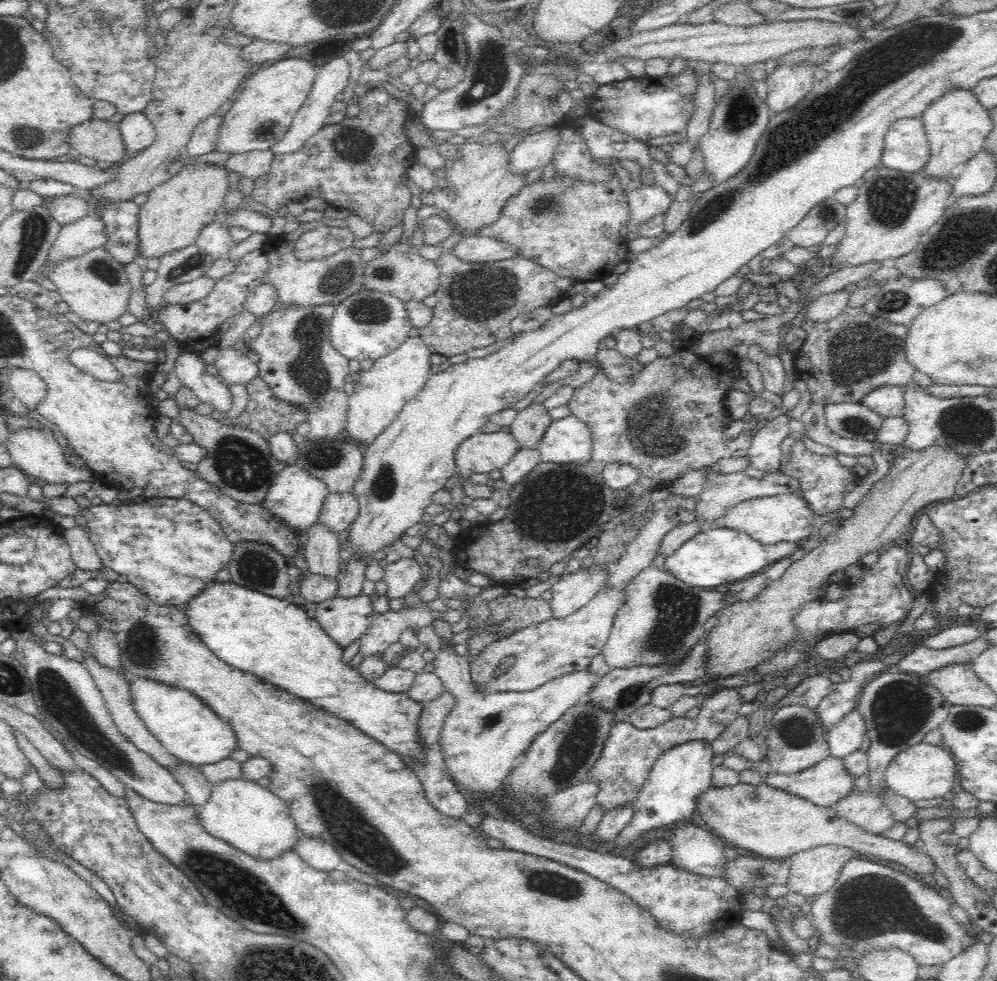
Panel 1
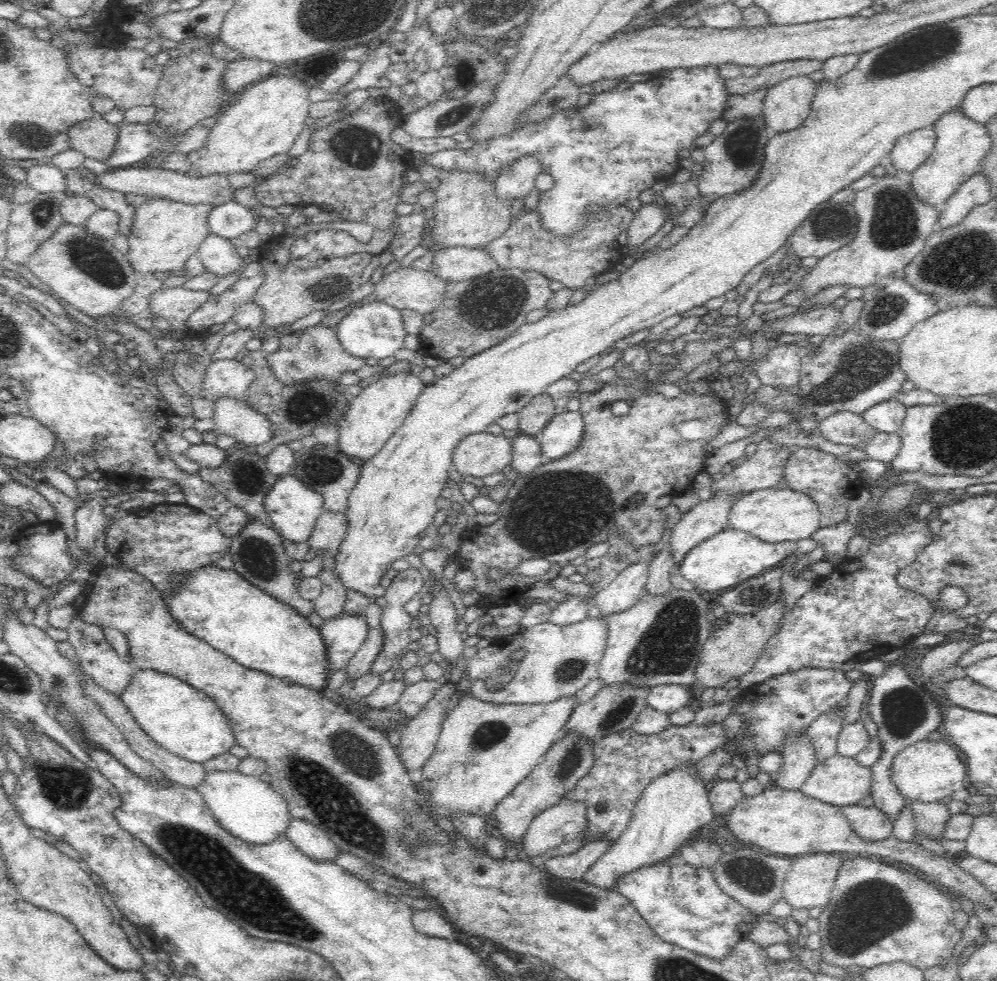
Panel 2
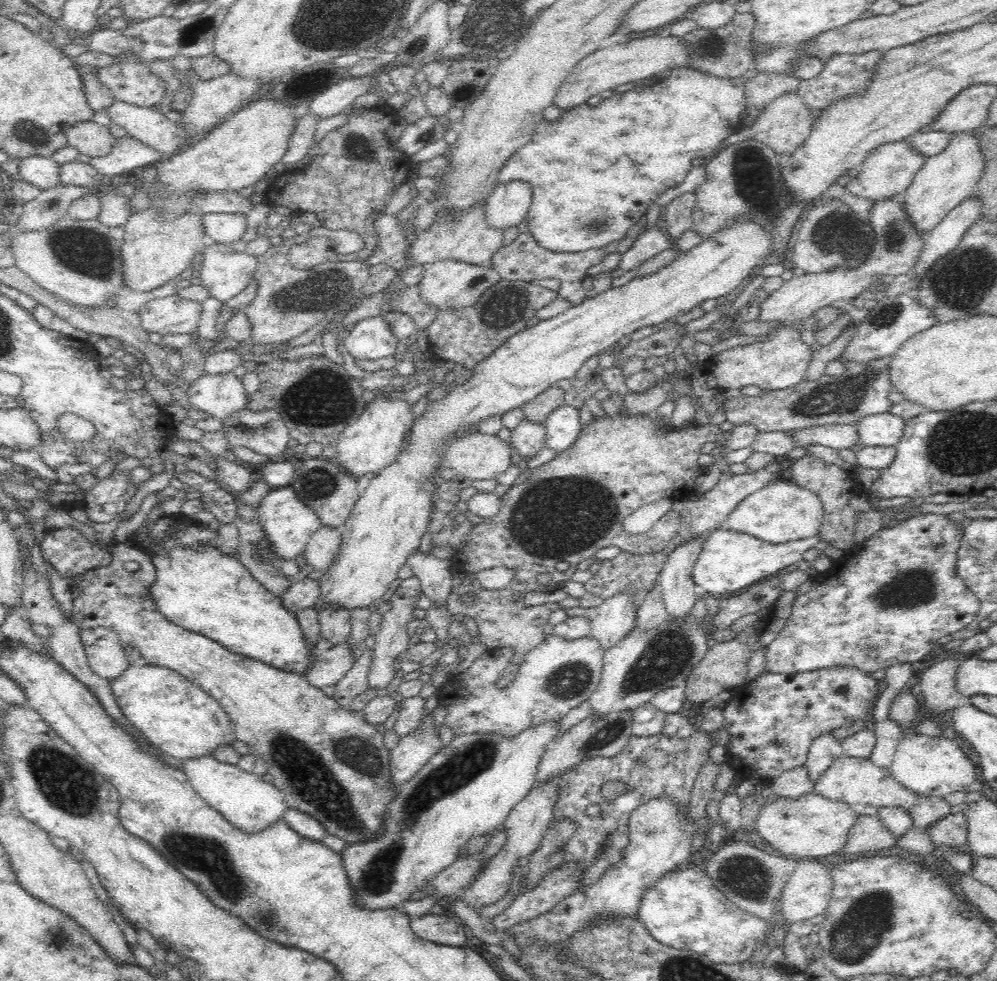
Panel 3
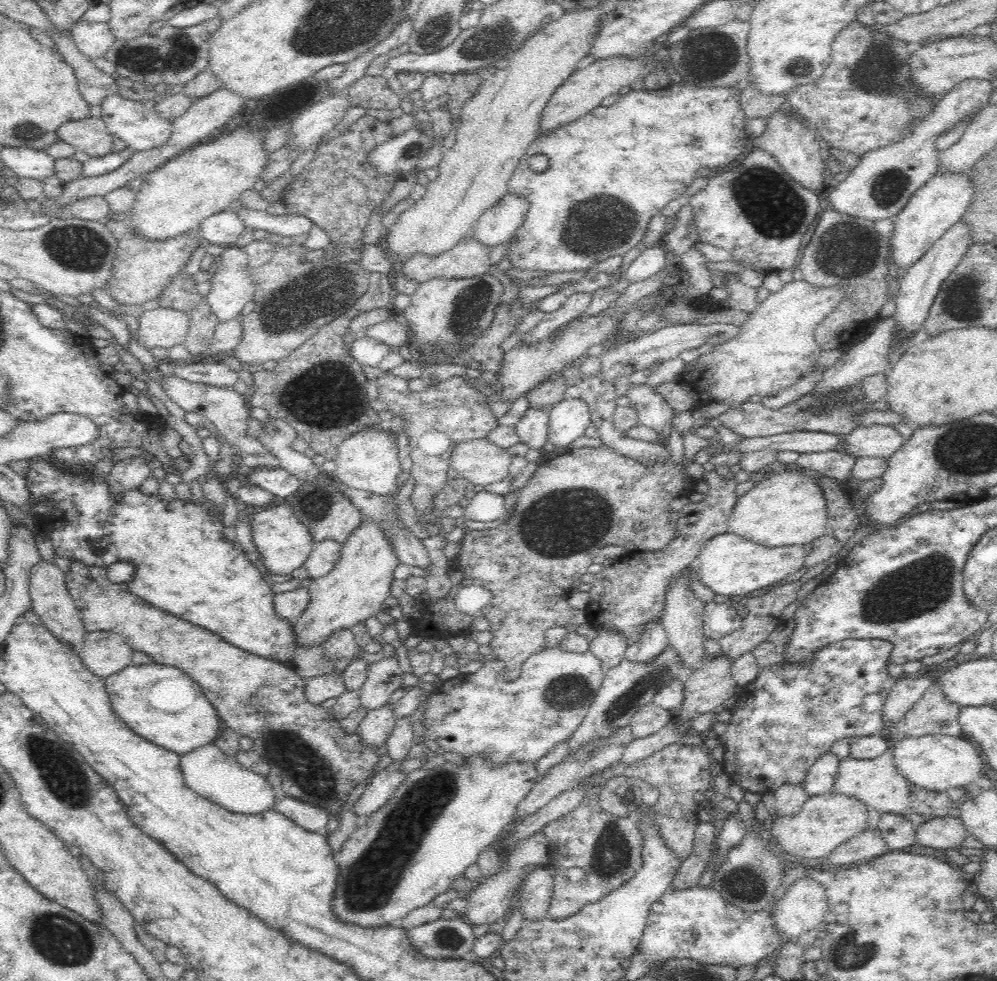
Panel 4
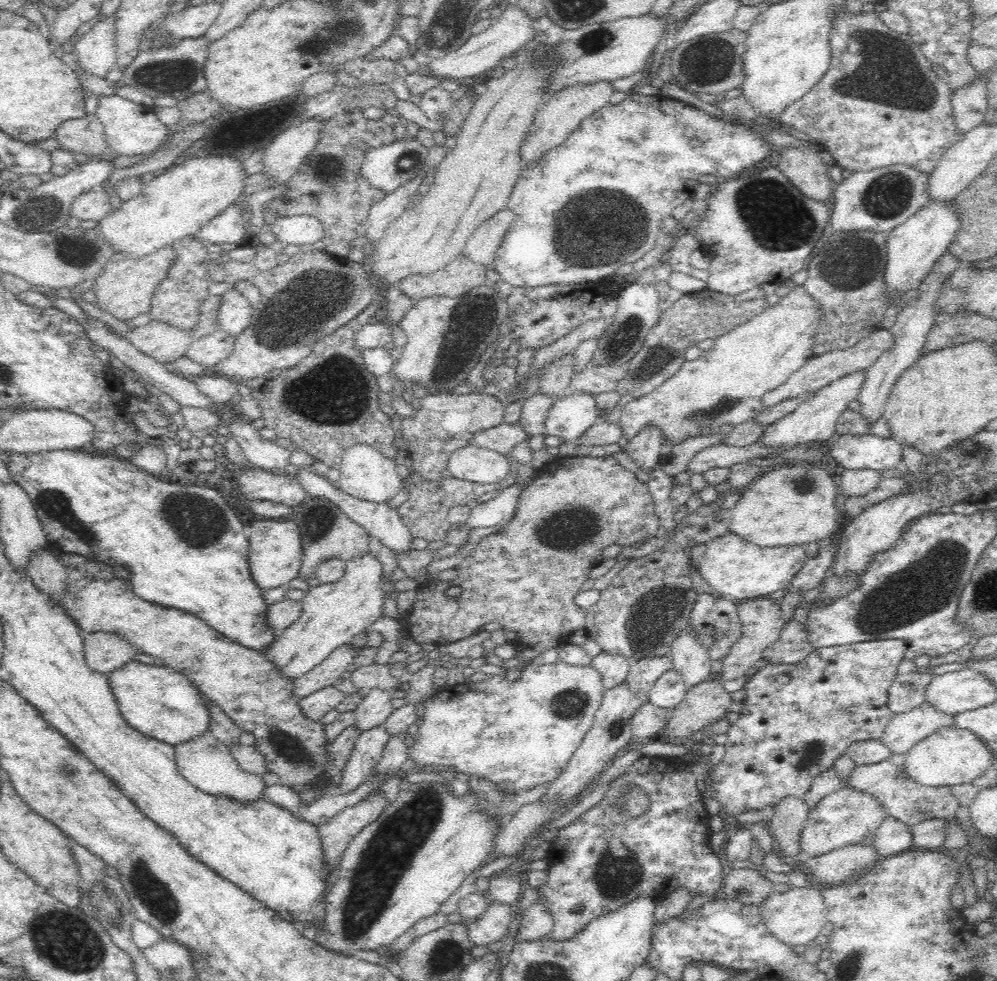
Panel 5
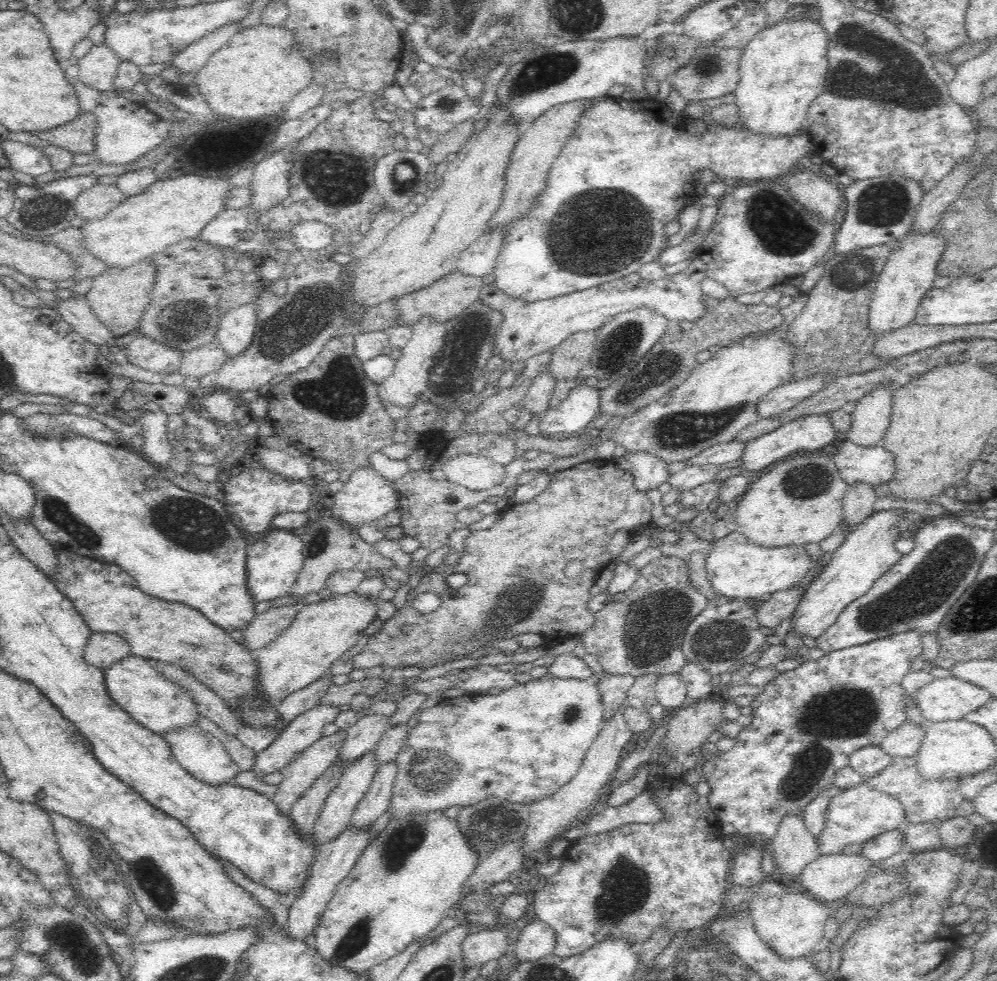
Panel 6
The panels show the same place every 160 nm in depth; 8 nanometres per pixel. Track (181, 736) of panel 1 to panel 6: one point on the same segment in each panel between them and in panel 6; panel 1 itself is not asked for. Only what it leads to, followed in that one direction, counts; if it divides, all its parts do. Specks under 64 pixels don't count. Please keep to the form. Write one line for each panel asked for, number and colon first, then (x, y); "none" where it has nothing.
2: (184, 721)
3: (174, 715)
4: (163, 705)
5: (159, 702)
6: (134, 684)

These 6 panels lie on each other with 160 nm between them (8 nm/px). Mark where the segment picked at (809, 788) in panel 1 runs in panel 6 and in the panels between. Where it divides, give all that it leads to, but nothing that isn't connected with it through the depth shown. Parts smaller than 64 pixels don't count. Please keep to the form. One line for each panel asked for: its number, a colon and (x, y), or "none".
2: (841, 781)
3: (860, 782)
4: (876, 782)
5: (906, 800)
6: (934, 800)

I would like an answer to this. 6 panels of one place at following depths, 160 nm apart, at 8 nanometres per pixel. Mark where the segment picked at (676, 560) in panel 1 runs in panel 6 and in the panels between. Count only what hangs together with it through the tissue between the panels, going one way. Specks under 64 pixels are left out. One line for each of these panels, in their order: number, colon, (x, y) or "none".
2: (729, 558)
3: (728, 562)
4: (729, 565)
5: (735, 569)
6: (737, 569)

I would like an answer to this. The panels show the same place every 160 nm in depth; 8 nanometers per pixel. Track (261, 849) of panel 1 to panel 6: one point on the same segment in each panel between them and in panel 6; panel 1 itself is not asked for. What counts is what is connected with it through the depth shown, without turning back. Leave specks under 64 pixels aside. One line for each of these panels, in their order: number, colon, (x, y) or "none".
2: (248, 807)
3: (251, 802)
4: (215, 776)
5: (203, 761)
6: (201, 754)

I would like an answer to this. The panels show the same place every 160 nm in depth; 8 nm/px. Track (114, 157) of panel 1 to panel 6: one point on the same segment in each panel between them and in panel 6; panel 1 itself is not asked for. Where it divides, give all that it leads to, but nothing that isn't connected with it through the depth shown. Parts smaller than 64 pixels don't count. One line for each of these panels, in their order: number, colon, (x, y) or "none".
2: (95, 138)
3: (94, 140)
4: (89, 135)
5: (85, 135)
6: (78, 136)

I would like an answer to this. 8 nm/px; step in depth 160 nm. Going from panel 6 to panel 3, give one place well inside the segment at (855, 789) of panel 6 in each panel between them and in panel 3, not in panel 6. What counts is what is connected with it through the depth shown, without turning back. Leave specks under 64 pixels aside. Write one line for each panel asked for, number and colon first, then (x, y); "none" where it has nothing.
3: (811, 826)
4: (826, 821)
5: (845, 817)

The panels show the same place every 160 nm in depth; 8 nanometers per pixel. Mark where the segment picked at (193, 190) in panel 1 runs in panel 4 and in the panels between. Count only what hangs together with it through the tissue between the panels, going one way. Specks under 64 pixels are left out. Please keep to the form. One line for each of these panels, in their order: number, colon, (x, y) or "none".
2: (164, 234)
3: (153, 252)
4: (142, 269)

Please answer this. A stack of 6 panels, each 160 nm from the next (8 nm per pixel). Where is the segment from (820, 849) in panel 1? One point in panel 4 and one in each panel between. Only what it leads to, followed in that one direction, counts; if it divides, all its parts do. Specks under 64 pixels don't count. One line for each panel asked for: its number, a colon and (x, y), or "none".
2: (809, 883)
3: (807, 893)
4: (802, 908)

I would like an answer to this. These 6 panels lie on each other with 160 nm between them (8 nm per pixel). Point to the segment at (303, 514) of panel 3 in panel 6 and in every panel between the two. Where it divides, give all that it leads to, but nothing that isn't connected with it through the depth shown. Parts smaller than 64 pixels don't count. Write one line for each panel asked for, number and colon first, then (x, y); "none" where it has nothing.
4: (283, 544)
5: (275, 553)
6: (273, 563)

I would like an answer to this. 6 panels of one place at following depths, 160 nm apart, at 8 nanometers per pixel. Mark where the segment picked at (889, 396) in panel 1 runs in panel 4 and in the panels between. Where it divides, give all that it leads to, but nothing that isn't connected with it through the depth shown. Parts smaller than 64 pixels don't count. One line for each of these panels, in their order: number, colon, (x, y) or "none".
2: (885, 418)
3: (880, 430)
4: (879, 441)

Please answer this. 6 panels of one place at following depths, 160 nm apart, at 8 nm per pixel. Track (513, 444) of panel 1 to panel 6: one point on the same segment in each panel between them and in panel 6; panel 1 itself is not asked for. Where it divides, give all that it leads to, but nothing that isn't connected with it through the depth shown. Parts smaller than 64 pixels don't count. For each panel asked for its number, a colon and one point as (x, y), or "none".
2: (482, 454)
3: (481, 456)
4: (484, 464)
5: (472, 464)
6: (473, 472)

